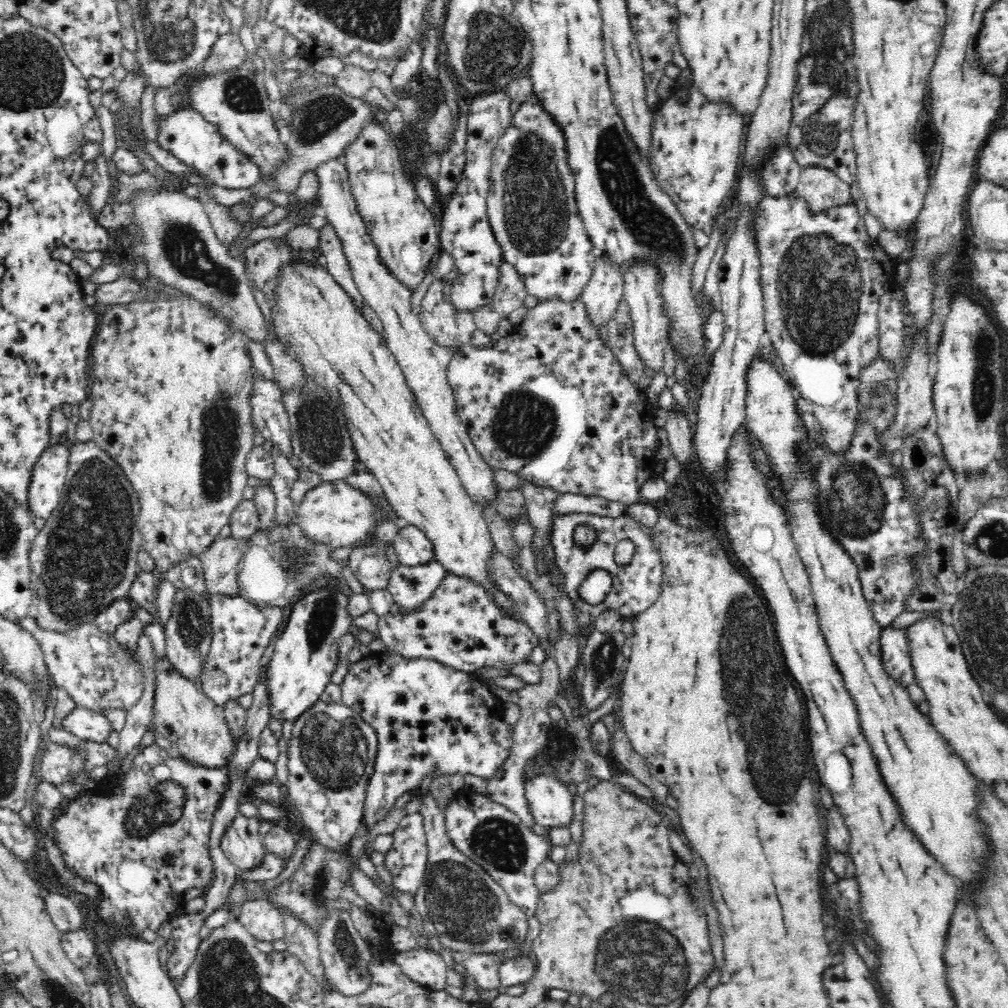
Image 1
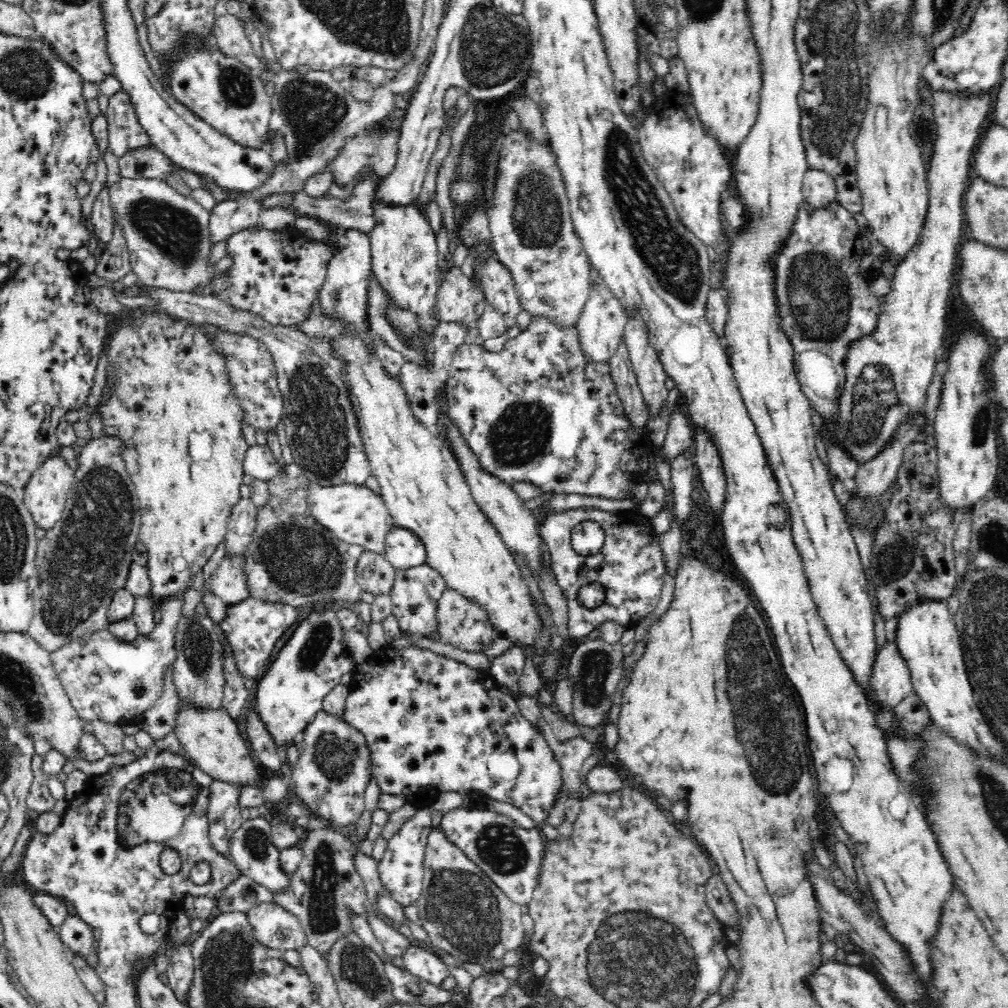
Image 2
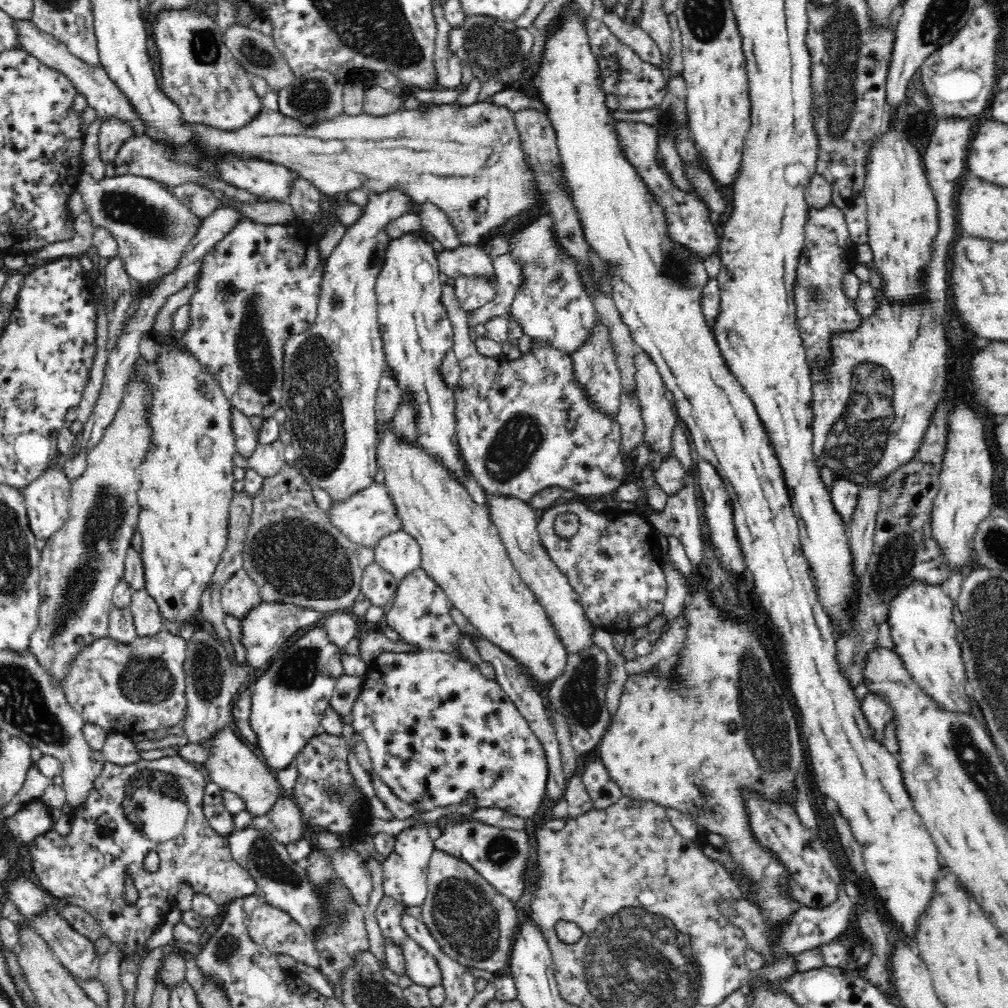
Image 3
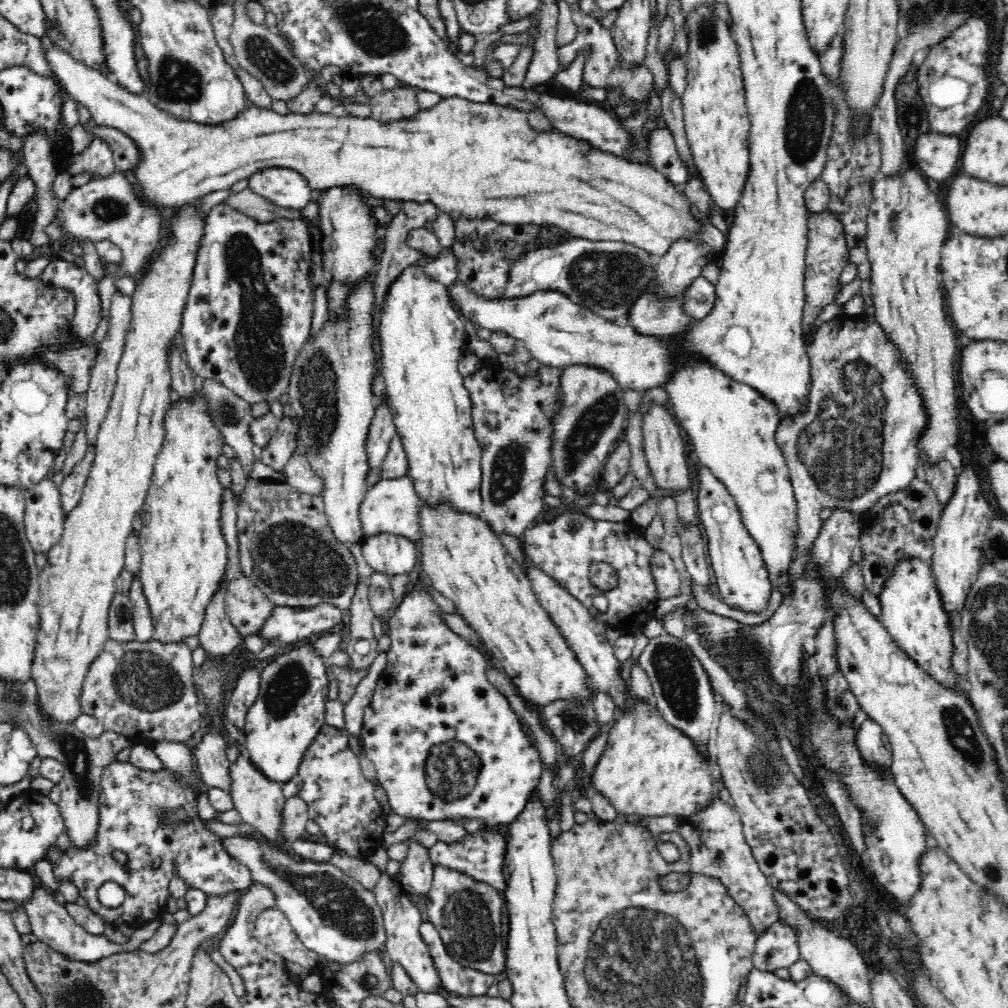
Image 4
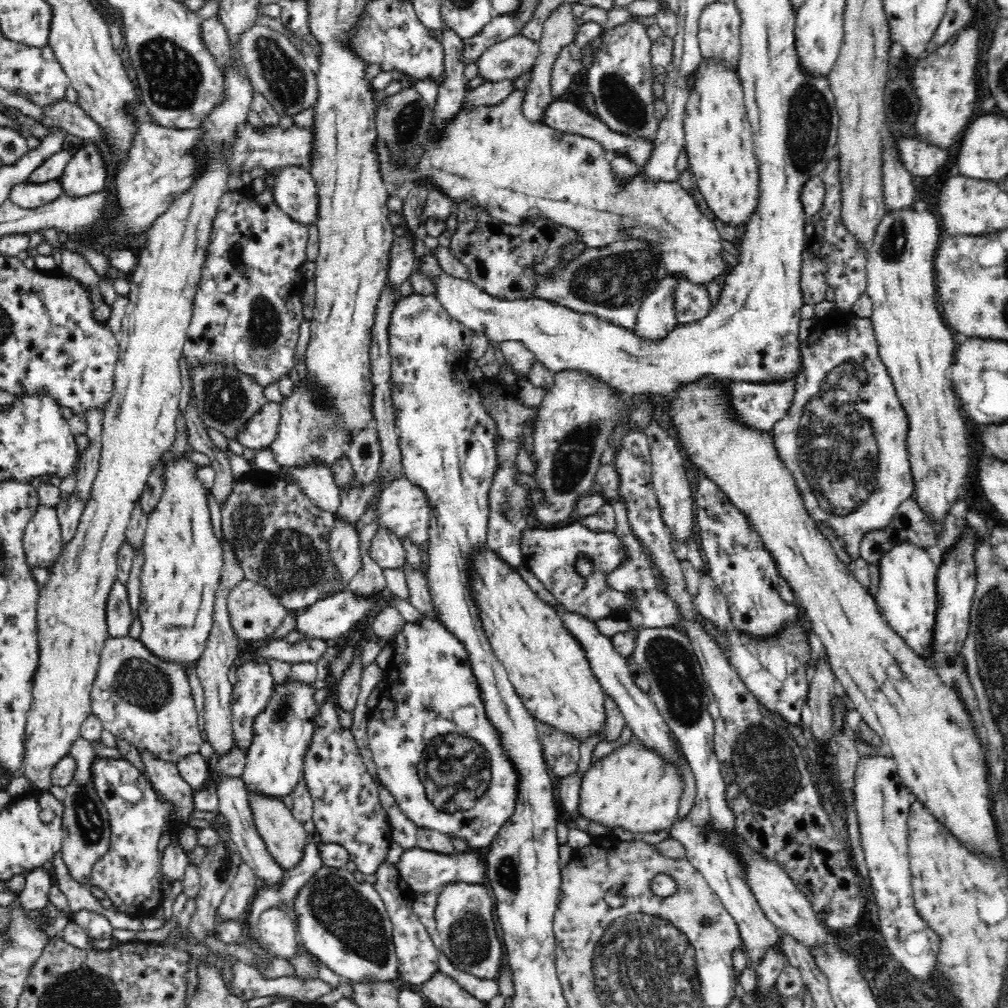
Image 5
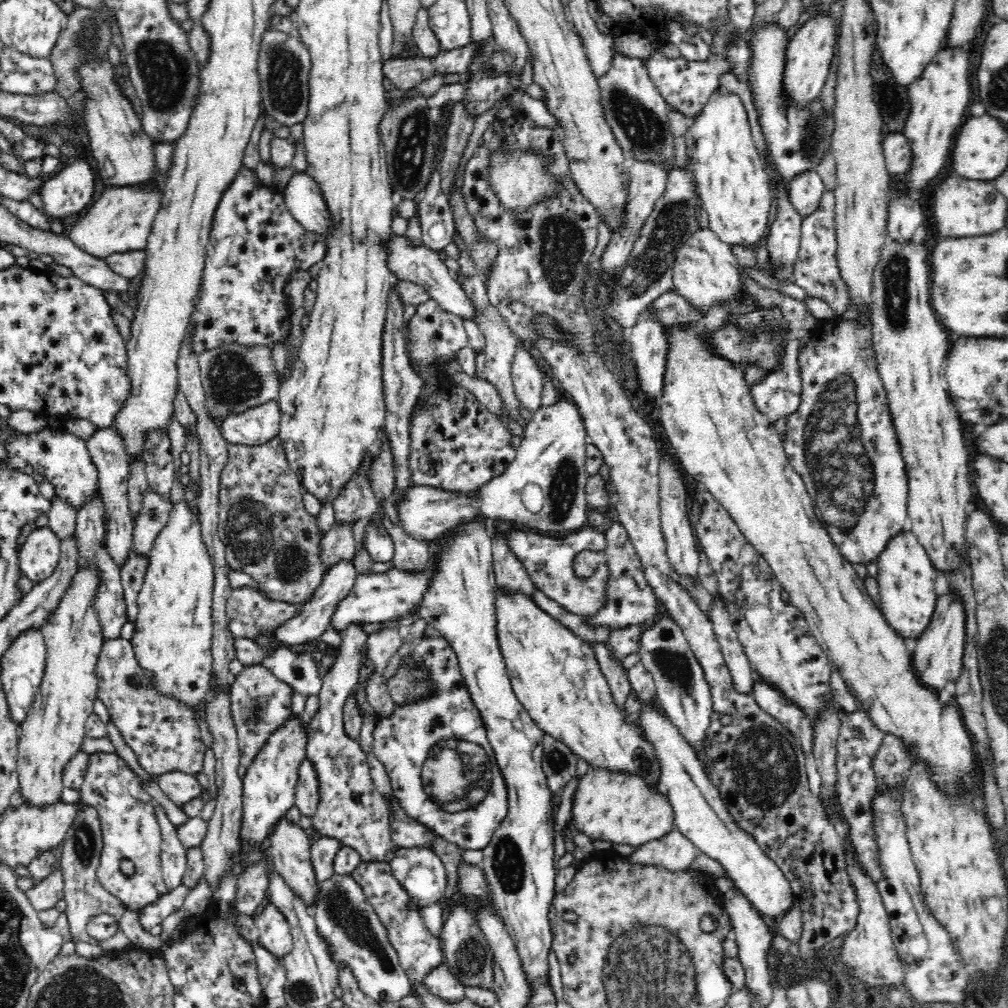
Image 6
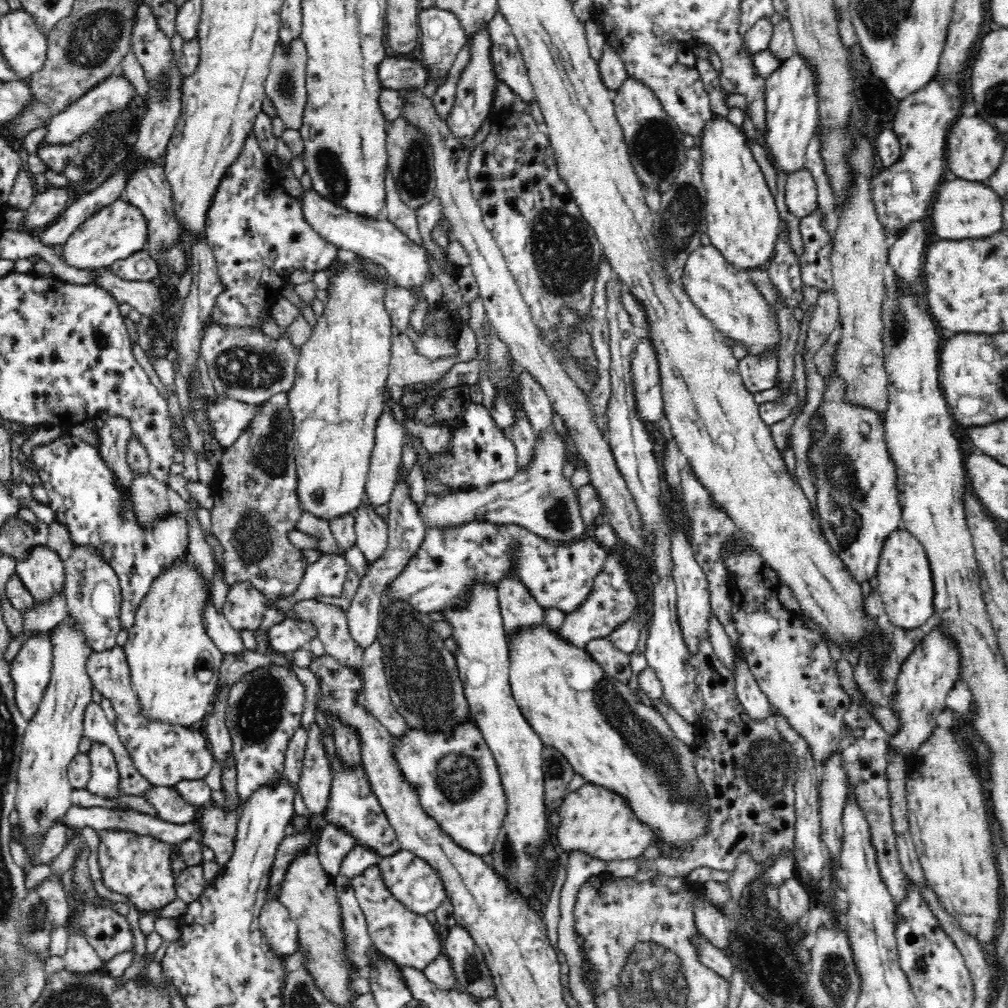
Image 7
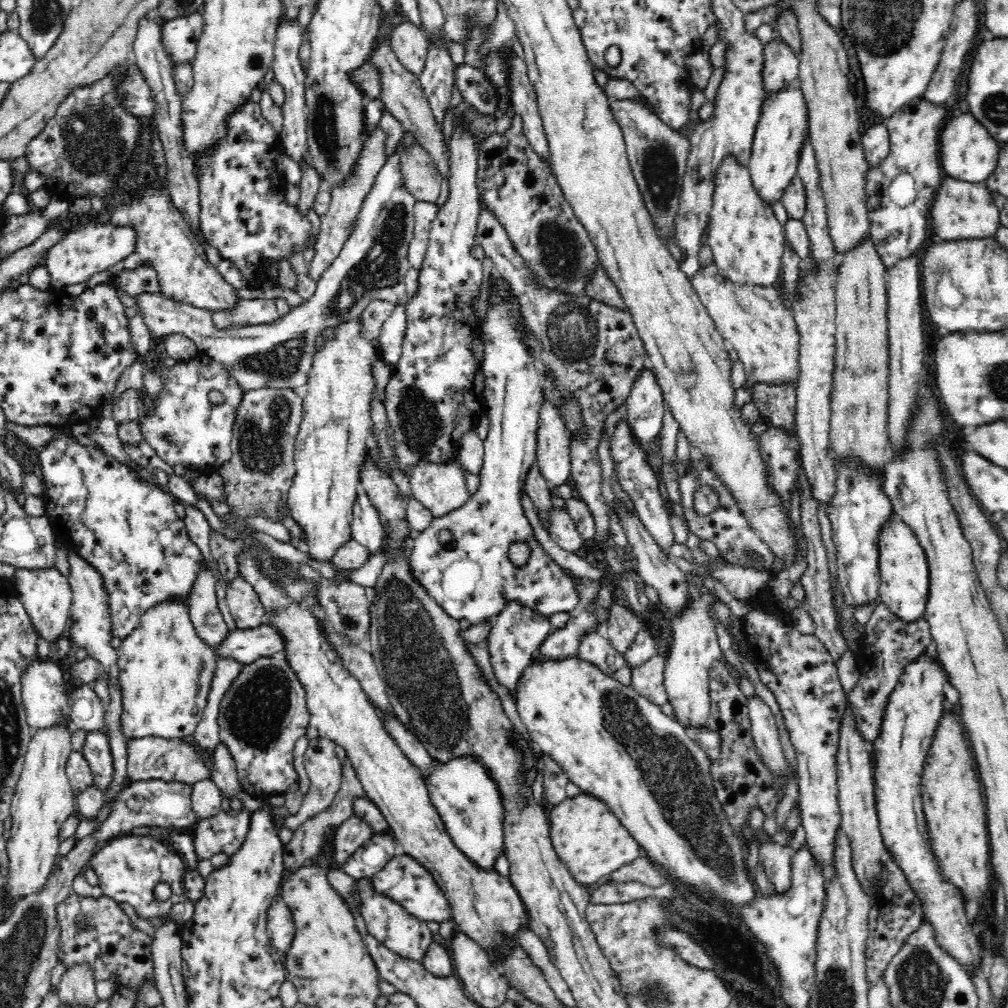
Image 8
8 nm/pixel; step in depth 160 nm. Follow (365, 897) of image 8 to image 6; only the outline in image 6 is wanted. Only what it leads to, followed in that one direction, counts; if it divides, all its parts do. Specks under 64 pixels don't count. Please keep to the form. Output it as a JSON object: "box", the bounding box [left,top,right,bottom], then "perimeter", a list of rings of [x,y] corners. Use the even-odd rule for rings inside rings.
{"box":[351,861,445,984],"perimeter":[[[362,861],[360,865],[355,866],[351,875],[362,886],[368,903],[372,904],[378,918],[382,919],[382,923],[386,925],[390,944],[394,945],[401,968],[411,984],[423,983],[425,976],[443,964],[445,958],[439,938],[430,934],[430,931],[424,926],[424,921],[419,915],[418,903],[410,898],[400,881],[394,877],[389,862]]]}

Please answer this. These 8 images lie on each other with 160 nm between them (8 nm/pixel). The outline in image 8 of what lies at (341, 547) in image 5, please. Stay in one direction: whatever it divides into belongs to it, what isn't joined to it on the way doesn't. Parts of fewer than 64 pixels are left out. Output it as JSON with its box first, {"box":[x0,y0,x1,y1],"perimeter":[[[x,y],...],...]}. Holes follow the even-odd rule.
{"box":[216,622,287,664],"perimeter":[[[265,622],[254,629],[231,630],[216,654],[248,664],[262,657],[283,655],[287,643],[283,633]]]}

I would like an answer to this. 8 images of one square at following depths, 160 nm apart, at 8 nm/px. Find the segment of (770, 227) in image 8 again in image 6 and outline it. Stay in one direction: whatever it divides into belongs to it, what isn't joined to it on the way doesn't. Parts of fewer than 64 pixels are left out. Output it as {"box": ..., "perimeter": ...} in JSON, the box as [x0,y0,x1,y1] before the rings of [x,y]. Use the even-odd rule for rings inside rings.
{"box":[686,89,772,245],"perimeter":[[[716,89],[692,118],[686,134],[694,140],[688,165],[700,204],[708,213],[709,228],[729,245],[758,244],[766,234],[772,205],[770,178],[752,139],[744,102],[730,90]]]}

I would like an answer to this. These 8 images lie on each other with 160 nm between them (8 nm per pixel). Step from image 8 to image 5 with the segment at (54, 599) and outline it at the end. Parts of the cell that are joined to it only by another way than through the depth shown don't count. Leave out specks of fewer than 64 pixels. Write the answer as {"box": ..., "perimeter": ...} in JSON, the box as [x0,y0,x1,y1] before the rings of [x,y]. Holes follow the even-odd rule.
{"box":[23,503,63,570],"perimeter":[[[38,503],[23,534],[24,552],[31,569],[40,567],[48,570],[56,562],[63,547],[61,534],[55,507]]]}

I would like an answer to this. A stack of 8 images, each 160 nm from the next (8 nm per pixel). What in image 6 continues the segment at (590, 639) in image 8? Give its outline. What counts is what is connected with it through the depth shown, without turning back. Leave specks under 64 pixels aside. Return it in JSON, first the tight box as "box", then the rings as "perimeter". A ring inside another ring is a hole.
{"box":[593,642,631,711],"perimeter":[[[604,642],[596,643],[593,649],[601,671],[607,680],[614,706],[622,711],[625,709],[625,702],[631,690],[626,670],[619,666],[619,662],[615,660],[615,656],[610,653]]]}

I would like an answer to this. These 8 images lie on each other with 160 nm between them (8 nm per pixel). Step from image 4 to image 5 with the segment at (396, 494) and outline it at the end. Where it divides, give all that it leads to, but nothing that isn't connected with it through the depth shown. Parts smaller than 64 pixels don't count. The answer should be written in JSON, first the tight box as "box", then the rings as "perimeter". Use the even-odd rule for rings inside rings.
{"box":[375,476,430,544],"perimeter":[[[402,476],[390,481],[377,496],[375,502],[375,524],[389,530],[400,538],[408,538],[412,544],[424,544],[428,534],[430,506],[426,495],[410,479]]]}

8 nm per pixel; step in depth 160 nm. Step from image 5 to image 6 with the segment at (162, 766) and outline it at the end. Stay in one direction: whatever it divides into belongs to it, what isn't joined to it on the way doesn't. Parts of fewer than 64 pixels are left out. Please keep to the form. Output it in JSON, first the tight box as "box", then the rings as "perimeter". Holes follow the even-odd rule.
{"box":[153,771,202,806],"perimeter":[[[166,771],[153,777],[159,789],[177,806],[184,806],[202,794],[201,784],[186,771]]]}

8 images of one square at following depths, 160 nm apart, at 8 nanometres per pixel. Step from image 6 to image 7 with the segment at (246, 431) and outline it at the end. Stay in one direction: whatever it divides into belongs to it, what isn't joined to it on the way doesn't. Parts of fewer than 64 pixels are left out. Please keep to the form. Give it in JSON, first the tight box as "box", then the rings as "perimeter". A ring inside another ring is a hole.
{"box":[208,396,260,448],"perimeter":[[[217,396],[215,400],[208,399],[208,419],[214,437],[224,448],[234,444],[240,434],[250,428],[254,418],[260,414],[258,405],[250,405],[225,396]]]}

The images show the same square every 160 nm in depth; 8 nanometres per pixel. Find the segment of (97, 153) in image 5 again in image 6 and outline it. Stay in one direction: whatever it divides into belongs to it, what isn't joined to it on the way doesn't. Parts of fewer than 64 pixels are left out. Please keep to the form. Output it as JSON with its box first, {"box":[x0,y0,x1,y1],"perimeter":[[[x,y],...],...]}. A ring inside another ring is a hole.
{"box":[40,160,96,222],"perimeter":[[[85,160],[65,166],[53,176],[44,179],[40,190],[42,210],[59,222],[61,218],[79,212],[94,200],[96,174]]]}

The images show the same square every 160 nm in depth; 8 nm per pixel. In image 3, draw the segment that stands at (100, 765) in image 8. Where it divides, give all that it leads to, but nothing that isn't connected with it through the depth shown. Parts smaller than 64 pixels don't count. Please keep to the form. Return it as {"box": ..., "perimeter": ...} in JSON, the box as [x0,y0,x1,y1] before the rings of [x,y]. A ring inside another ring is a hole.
{"box":[24,755,257,962],"perimeter":[[[180,755],[164,756],[162,758],[154,758],[154,760],[140,758],[136,762],[127,765],[117,765],[106,761],[100,774],[94,779],[93,787],[87,792],[85,799],[76,808],[72,809],[70,813],[70,834],[62,836],[62,834],[58,833],[58,830],[52,828],[42,834],[36,835],[28,844],[24,845],[26,850],[28,850],[28,854],[30,854],[28,868],[30,869],[31,877],[33,880],[38,880],[39,886],[45,888],[50,895],[56,896],[56,898],[64,898],[68,905],[78,906],[84,912],[94,917],[99,925],[99,933],[104,938],[108,938],[112,946],[118,946],[118,952],[122,956],[120,962],[124,962],[130,956],[140,956],[142,960],[145,960],[146,956],[152,952],[152,948],[148,946],[148,940],[150,940],[150,936],[154,936],[161,929],[164,922],[166,922],[166,916],[176,908],[176,893],[182,882],[188,882],[194,892],[210,896],[221,907],[224,907],[235,898],[254,894],[253,892],[257,888],[256,881],[252,878],[252,875],[245,868],[242,868],[234,860],[234,857],[232,857],[229,841],[226,838],[218,836],[205,817],[203,800],[205,788],[209,782],[210,779],[201,766],[184,760]],[[152,851],[157,852],[160,858],[160,865],[156,872],[150,872],[150,870],[146,870],[144,867],[144,858]],[[128,878],[132,878],[132,884],[136,886],[138,892],[136,902],[132,903],[126,902],[123,895],[125,891],[124,882]]]}

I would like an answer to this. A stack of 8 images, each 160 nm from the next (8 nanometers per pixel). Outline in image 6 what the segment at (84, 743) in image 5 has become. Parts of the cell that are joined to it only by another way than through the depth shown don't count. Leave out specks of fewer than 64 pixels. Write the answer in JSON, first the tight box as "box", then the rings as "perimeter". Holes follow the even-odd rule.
{"box":[58,799,126,942],"perimeter":[[[78,799],[75,802],[75,815],[71,825],[66,831],[63,844],[58,852],[58,868],[63,876],[63,893],[66,900],[66,910],[70,931],[74,942],[93,942],[87,933],[87,922],[90,917],[99,914],[109,914],[116,919],[122,916],[126,910],[123,902],[114,895],[103,889],[97,874],[98,865],[103,852],[104,839],[102,836],[102,825],[100,815],[92,804]]]}

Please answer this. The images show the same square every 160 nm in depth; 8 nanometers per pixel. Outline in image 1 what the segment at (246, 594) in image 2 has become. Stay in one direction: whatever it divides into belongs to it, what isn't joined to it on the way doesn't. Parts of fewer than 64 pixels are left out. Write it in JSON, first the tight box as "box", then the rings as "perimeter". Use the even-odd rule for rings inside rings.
{"box":[195,534,249,596],"perimeter":[[[218,534],[201,553],[195,554],[202,562],[206,592],[225,596],[238,596],[242,592],[237,578],[248,548],[249,539]]]}

